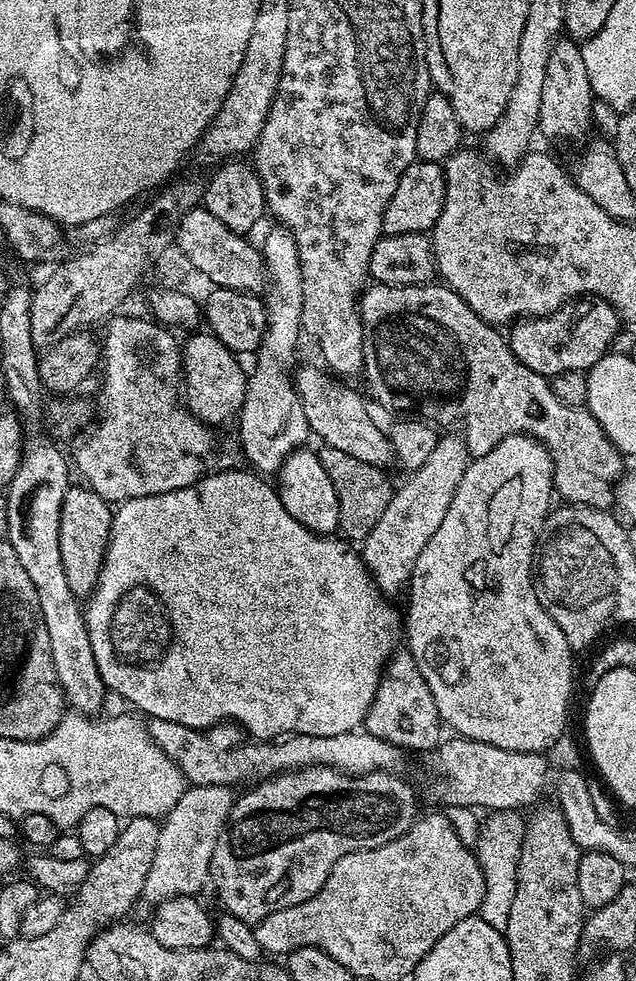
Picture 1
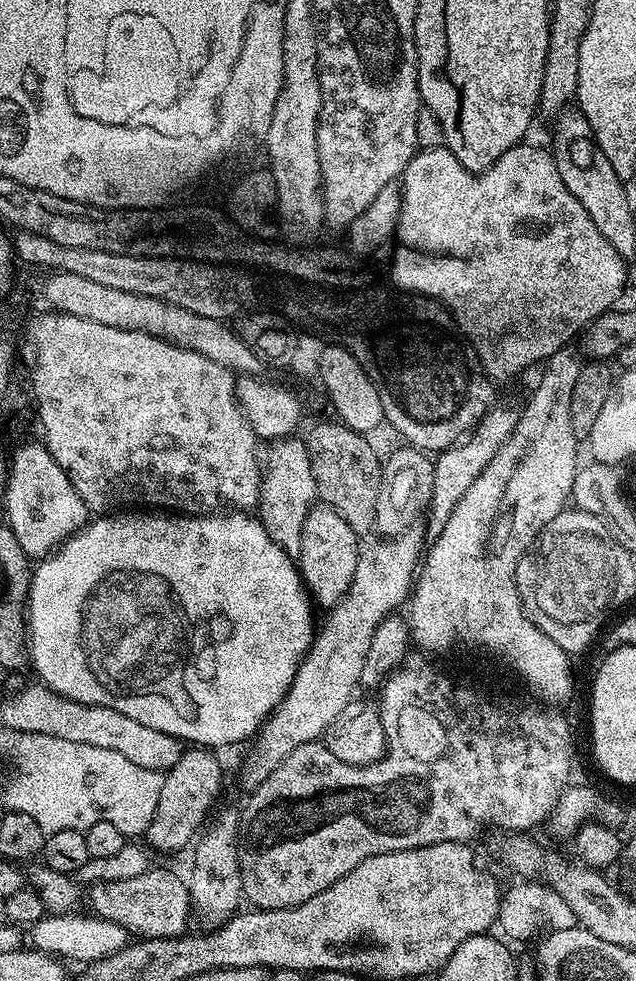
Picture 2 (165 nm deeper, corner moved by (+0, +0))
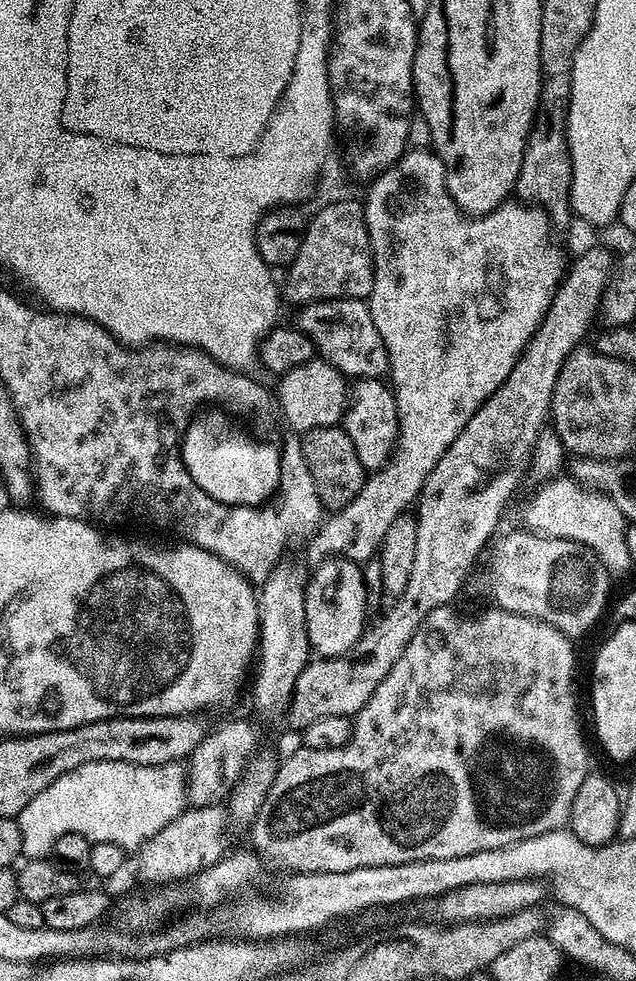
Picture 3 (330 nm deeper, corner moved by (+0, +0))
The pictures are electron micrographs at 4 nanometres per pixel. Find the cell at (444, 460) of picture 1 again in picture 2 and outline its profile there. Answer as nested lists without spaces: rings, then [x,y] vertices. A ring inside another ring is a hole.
[[[419,527],[407,528],[402,534],[389,536],[381,539],[381,544],[373,548],[365,547],[360,553],[354,576],[346,594],[336,603],[324,620],[324,625],[319,625],[318,635],[313,639],[312,645],[308,647],[308,655],[304,657],[299,668],[296,669],[292,684],[288,687],[288,693],[277,708],[264,720],[258,735],[255,737],[256,745],[244,764],[245,789],[251,790],[267,778],[277,766],[286,759],[292,751],[303,744],[319,741],[325,735],[327,728],[338,714],[342,713],[348,703],[357,695],[356,688],[361,687],[362,662],[366,662],[366,650],[370,650],[370,638],[374,636],[374,630],[378,628],[378,622],[384,616],[391,615],[397,611],[396,608],[409,599],[410,589],[413,587],[414,579],[418,572],[418,565],[422,560],[422,549],[426,544],[426,536]]]

